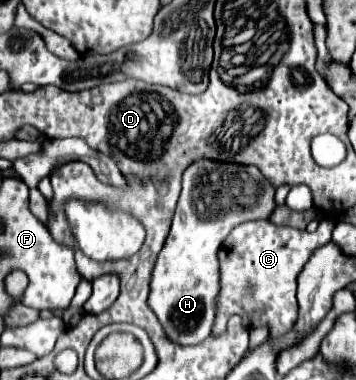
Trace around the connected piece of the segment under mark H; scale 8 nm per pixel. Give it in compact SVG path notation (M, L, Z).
M199 159L193 161L185 173L183 173L183 191L175 209L171 233L165 241L165 247L161 249L161 255L157 257L153 279L151 279L151 295L149 305L157 313L165 333L181 345L197 345L205 337L211 335L211 327L217 317L217 297L219 297L219 249L225 241L225 237L233 231L233 227L255 221L255 219L267 219L275 209L275 189L269 185L269 181L263 179L261 171L253 165L241 165L241 163L223 163L213 159Z

